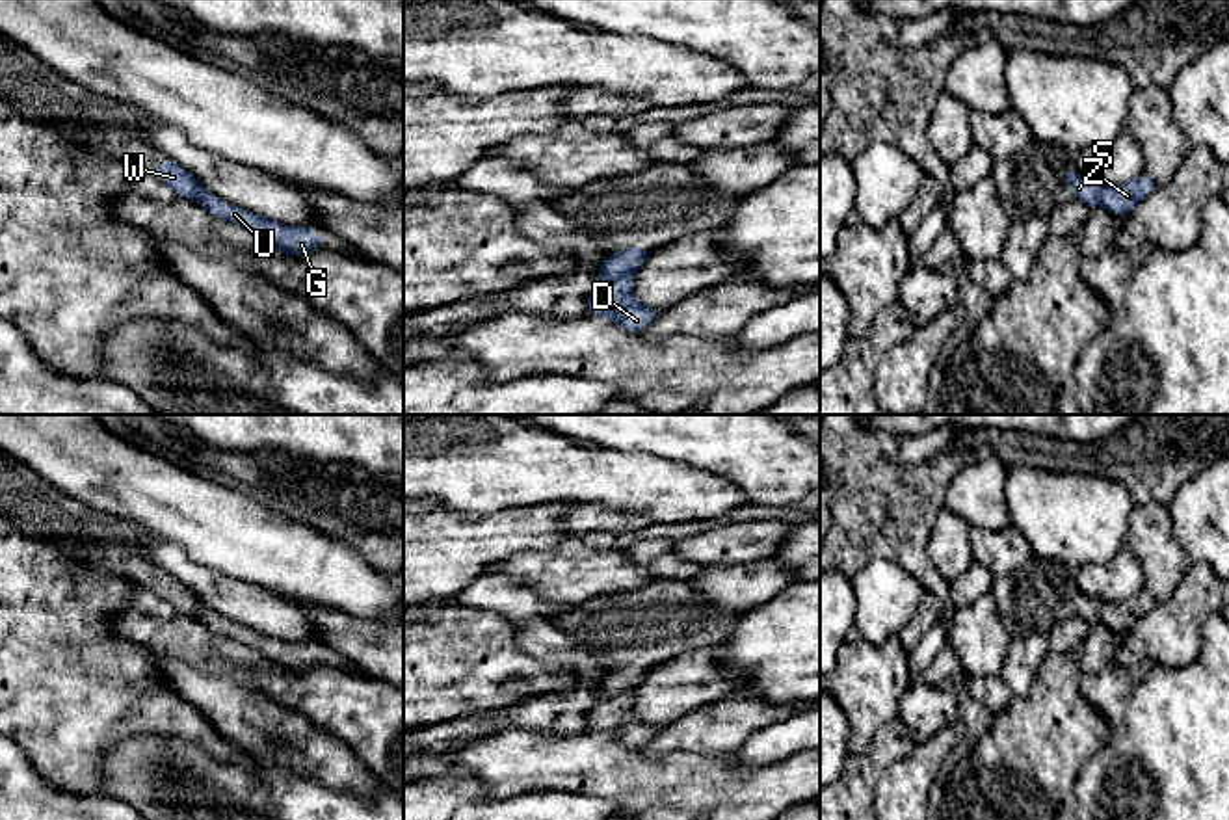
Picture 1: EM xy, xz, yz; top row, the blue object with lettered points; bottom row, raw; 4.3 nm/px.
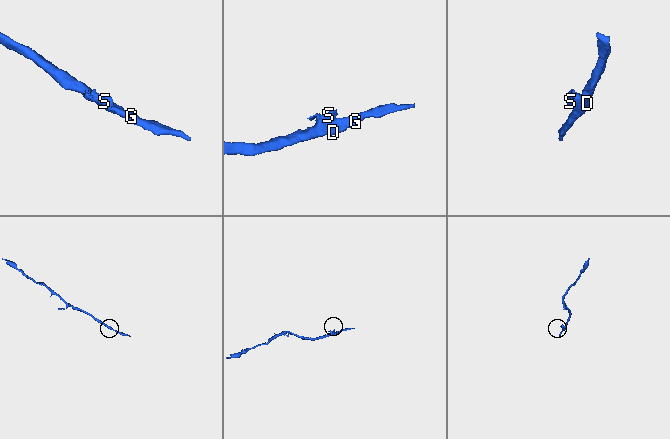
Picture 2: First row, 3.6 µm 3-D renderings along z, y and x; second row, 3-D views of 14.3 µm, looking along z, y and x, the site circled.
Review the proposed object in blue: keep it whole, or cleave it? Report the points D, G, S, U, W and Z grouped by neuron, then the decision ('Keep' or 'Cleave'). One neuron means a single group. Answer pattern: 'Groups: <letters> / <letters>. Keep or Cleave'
Groups: D G U Z / S W. Cleave

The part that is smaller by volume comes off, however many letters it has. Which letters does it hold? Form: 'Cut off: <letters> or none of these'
Cut off: S, W

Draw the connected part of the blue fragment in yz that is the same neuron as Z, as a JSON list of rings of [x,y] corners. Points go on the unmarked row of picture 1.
[[[1142,589],[1127,601],[1103,604],[1099,621],[1110,630],[1129,632],[1155,604],[1156,599],[1147,589]]]

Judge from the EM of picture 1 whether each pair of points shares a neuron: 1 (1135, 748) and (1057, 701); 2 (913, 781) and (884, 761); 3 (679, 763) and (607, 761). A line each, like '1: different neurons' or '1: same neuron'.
1: different neurons
2: different neurons
3: same neuron

